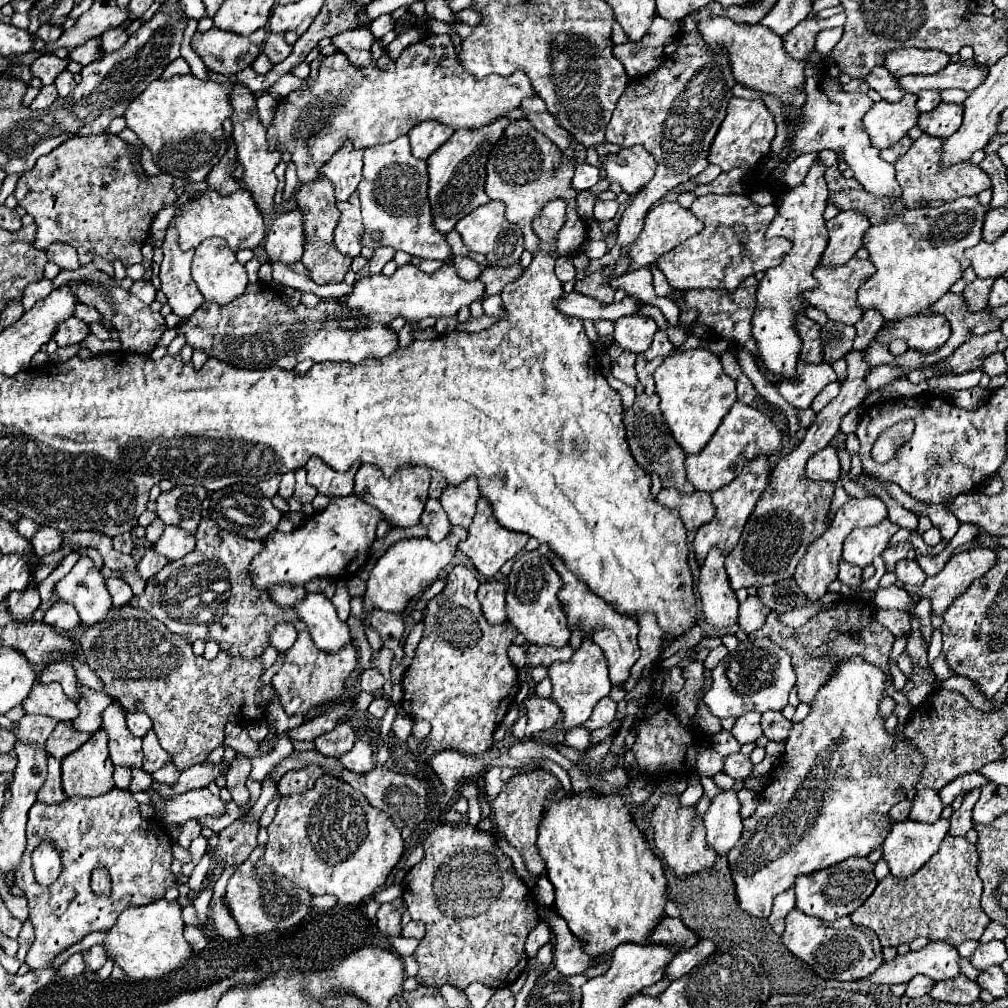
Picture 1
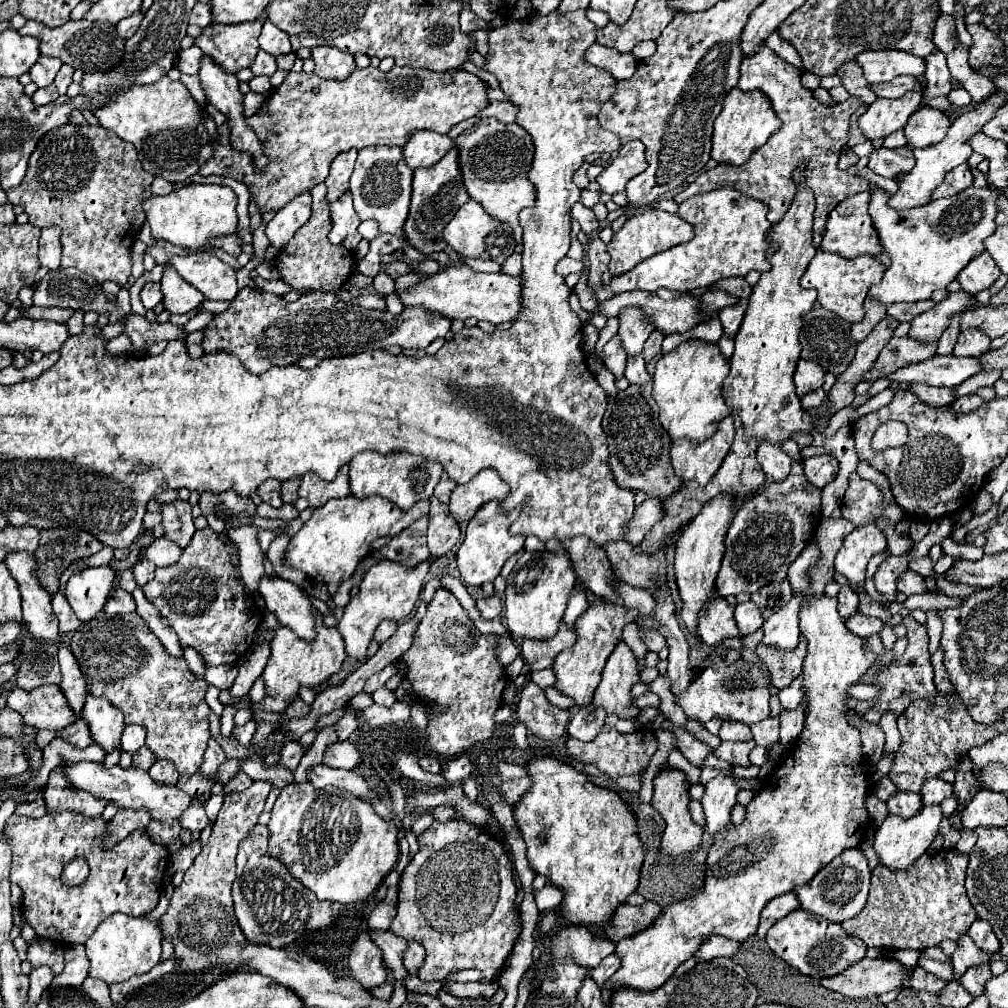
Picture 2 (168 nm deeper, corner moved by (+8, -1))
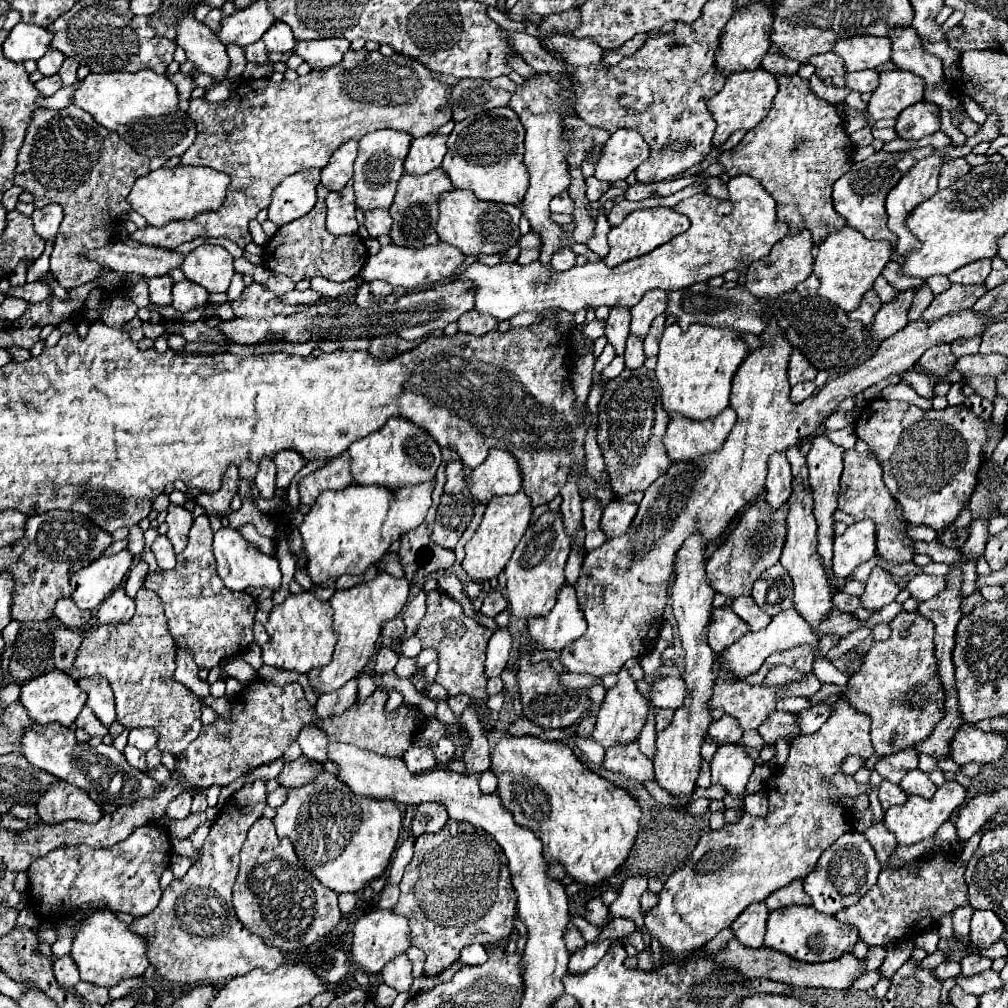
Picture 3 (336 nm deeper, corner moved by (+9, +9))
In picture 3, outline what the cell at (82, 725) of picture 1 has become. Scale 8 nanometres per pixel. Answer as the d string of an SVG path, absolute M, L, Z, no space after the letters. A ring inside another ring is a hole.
M52 615L48 621L50 631L54 635L54 663L56 669L70 673L72 669L72 659L76 659L76 649L82 643L82 635L80 631L70 631L68 627L64 627L62 621L58 621L56 615Z

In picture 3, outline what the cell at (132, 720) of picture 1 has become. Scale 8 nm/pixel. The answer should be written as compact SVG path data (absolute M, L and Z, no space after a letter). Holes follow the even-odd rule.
M140 727L130 729L128 745L134 745L134 747L138 747L142 751L148 751L150 747L156 745L156 741L158 741L158 733L154 729L148 729L148 727L144 727L144 729L140 729Z

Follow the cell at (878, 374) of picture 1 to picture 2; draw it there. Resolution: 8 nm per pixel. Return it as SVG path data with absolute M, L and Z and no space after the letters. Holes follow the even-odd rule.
M935 355L925 363L901 367L901 371L895 371L893 375L889 375L889 379L897 383L907 381L907 383L927 383L935 387L957 387L965 379L977 375L977 371L981 369L983 367L979 359Z

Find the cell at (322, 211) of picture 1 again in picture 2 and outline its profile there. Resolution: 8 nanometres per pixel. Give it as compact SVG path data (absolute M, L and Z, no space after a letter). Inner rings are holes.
M315 185L311 189L313 195L313 215L311 219L293 235L293 239L279 251L275 259L275 267L281 273L281 279L293 285L297 291L335 291L343 283L347 283L355 271L355 253L347 251L341 245L331 245L327 235L331 231L331 217L329 217L329 203L325 199L325 185Z

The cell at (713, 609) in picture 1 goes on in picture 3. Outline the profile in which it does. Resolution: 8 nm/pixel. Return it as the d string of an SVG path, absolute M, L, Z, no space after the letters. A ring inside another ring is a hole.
M716 607L708 625L708 643L714 649L714 653L720 655L724 647L732 645L748 631L748 625L744 625L744 621L740 621L740 617L736 617L736 613L732 613L730 607Z

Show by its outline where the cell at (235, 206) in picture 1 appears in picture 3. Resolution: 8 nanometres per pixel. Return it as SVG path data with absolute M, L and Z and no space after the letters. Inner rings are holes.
M176 165L174 169L160 167L134 183L128 195L128 203L132 205L134 211L146 217L148 225L164 227L172 221L190 221L200 213L220 209L226 197L228 181L230 179L226 173L220 173L212 167L182 167L182 165Z

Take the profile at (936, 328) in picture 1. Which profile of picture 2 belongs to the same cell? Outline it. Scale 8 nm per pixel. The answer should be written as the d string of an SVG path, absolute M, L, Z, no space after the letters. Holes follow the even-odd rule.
M957 291L957 293L949 293L949 297L945 297L941 303L937 303L933 309L917 315L911 323L911 331L909 335L921 341L929 341L929 339L939 339L941 333L949 327L951 319L965 311L967 307L977 307L979 303L975 301L975 297L967 295L965 291Z

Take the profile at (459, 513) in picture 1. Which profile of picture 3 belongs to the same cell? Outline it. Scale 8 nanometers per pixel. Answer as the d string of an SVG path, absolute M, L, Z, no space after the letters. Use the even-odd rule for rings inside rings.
M490 449L486 461L468 477L468 489L476 503L488 503L494 495L518 493L522 477L518 463L508 451Z

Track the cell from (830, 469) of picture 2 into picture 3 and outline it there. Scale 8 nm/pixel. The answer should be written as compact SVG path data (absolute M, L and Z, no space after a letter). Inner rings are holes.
M818 435L814 441L812 441L812 447L806 455L806 461L808 461L808 469L810 469L810 485L812 485L812 495L814 495L814 517L818 521L818 551L824 559L824 569L828 573L830 565L832 565L832 539L834 539L834 519L832 519L832 513L836 511L836 497L838 497L838 491L840 491L840 475L842 475L842 453L844 449L834 445L832 441L828 441L824 435Z

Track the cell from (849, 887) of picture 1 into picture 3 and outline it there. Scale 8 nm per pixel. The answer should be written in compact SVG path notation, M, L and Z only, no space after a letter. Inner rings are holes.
M848 831L822 853L814 871L804 879L804 891L810 895L814 909L818 909L820 913L834 915L840 909L858 903L862 895L866 895L874 887L878 873L880 873L880 863L876 859L872 845L868 845L862 833Z

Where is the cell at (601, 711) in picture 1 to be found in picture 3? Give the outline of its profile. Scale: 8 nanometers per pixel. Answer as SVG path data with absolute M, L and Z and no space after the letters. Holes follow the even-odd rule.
M588 713L578 725L576 725L576 735L578 737L588 737L592 735L592 729L596 727L596 715L594 713Z

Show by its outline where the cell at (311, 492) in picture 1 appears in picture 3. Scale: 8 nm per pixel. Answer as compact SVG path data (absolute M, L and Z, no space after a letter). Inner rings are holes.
M280 451L280 453L276 453L274 455L274 463L278 467L276 485L280 489L288 489L290 481L294 479L294 475L306 465L306 461L296 451Z

